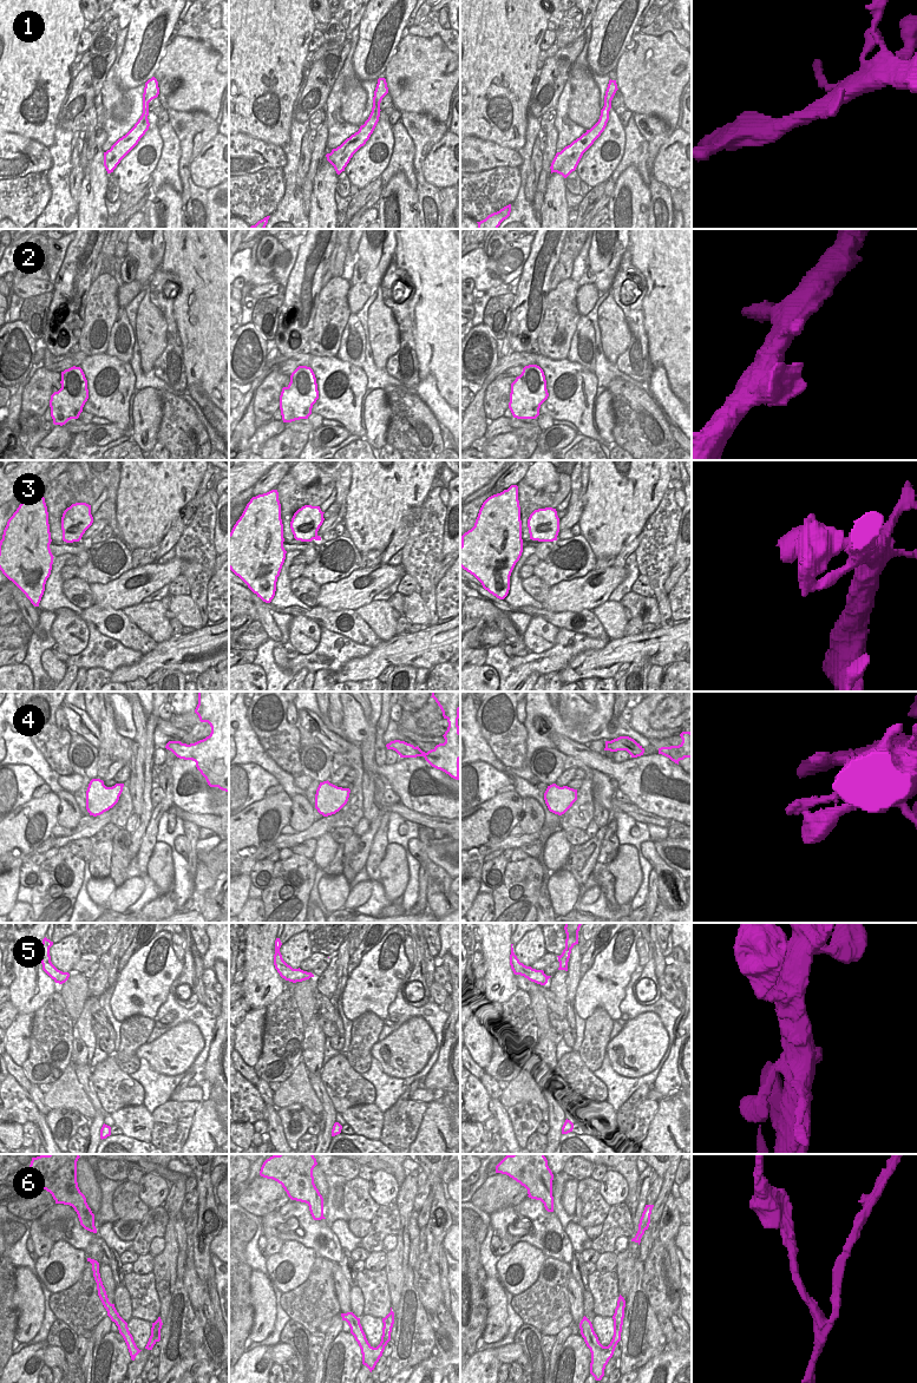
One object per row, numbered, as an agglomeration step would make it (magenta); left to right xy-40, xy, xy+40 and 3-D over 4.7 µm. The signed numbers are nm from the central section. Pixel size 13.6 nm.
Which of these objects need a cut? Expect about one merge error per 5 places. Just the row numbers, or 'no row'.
no row

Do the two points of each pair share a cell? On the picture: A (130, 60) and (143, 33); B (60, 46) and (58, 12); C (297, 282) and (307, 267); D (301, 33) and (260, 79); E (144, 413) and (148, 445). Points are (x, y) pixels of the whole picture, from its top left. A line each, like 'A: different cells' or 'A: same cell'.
A: same cell
B: same cell
C: same cell
D: same cell
E: same cell

